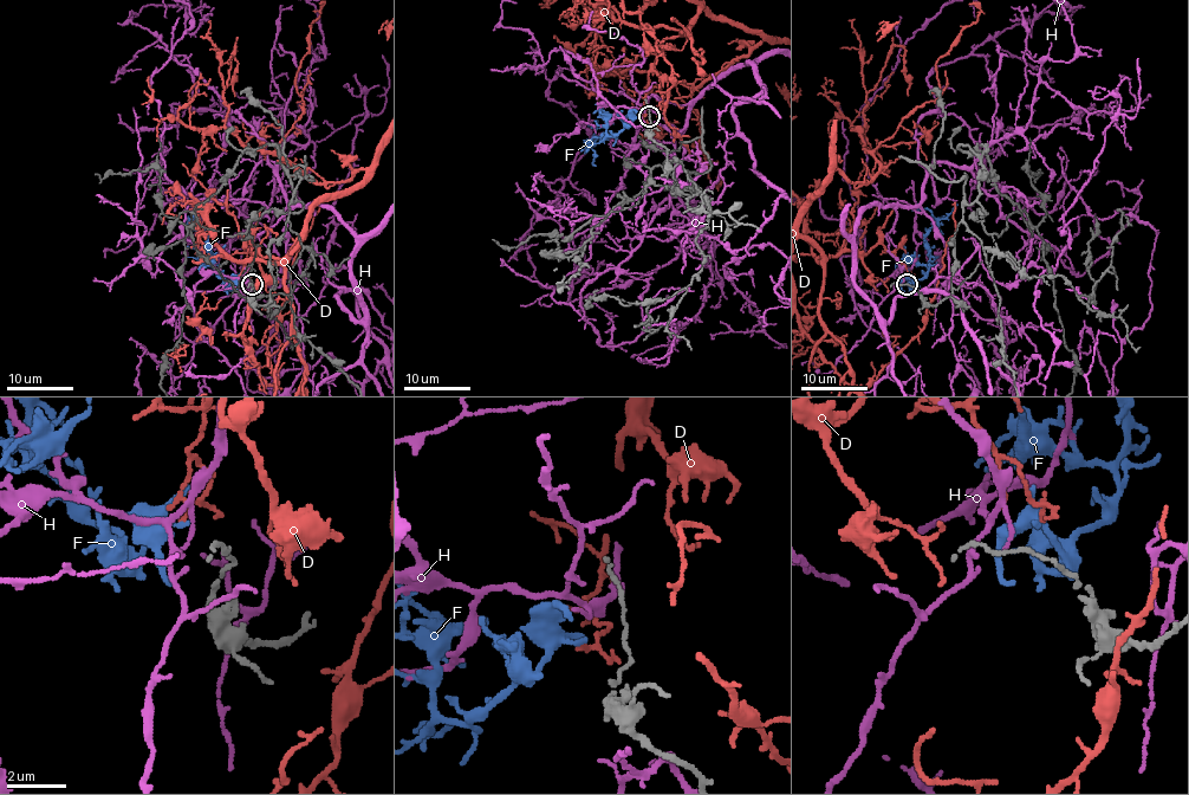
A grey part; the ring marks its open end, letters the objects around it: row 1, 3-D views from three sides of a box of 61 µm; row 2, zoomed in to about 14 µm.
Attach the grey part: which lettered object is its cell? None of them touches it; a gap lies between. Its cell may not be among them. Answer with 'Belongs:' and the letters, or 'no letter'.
Belongs: no letter

